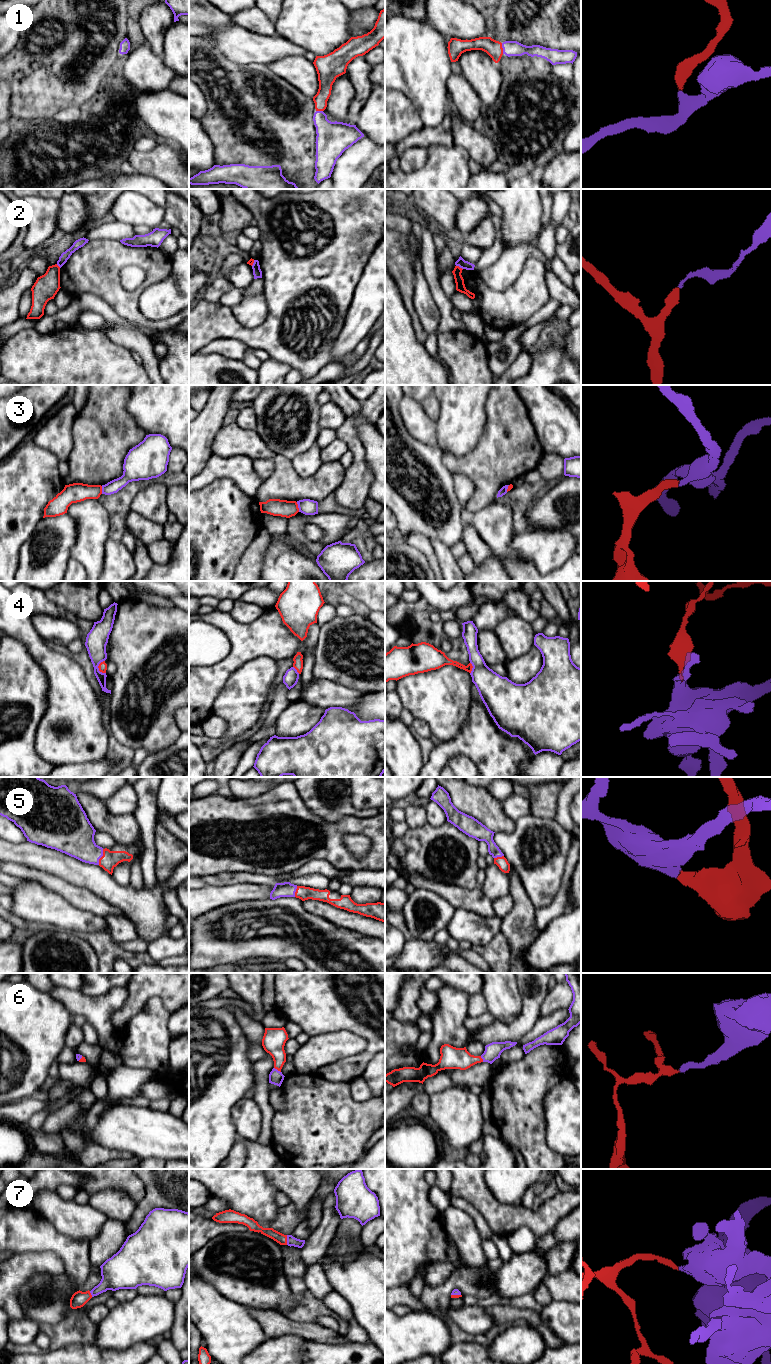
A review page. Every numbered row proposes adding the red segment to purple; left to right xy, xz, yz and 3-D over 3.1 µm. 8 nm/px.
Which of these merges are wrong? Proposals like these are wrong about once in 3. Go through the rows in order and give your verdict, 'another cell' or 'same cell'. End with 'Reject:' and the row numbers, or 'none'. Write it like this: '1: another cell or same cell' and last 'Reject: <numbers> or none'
1: same cell
2: another cell
3: another cell
4: another cell
5: same cell
6: same cell
7: same cell
Reject: 2, 3, 4

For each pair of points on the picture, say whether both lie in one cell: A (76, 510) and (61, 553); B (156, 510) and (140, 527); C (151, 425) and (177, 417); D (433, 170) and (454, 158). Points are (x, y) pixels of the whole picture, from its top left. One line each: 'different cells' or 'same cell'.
A: different cells
B: different cells
C: same cell
D: same cell

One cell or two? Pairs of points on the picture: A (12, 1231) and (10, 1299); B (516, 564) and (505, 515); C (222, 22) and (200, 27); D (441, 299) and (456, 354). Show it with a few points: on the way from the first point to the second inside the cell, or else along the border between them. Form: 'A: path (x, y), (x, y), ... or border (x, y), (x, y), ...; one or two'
A: border (15, 1252), (39, 1253); two
B: path (504, 552), (503, 527); one
C: path (217, 22), (205, 22); one
D: border (463, 329), (442, 331), (437, 334); two

